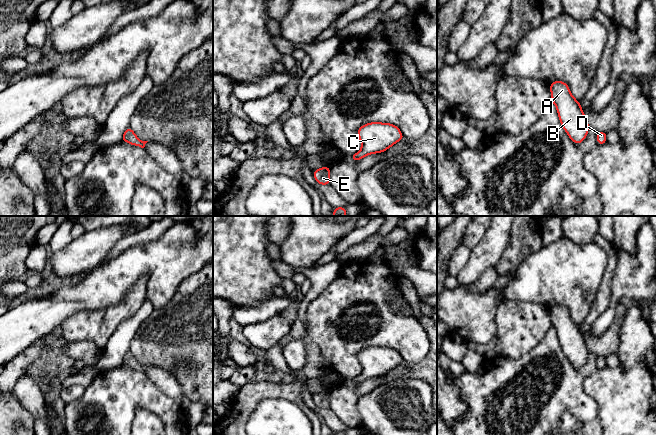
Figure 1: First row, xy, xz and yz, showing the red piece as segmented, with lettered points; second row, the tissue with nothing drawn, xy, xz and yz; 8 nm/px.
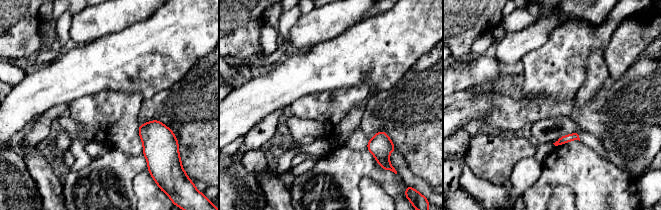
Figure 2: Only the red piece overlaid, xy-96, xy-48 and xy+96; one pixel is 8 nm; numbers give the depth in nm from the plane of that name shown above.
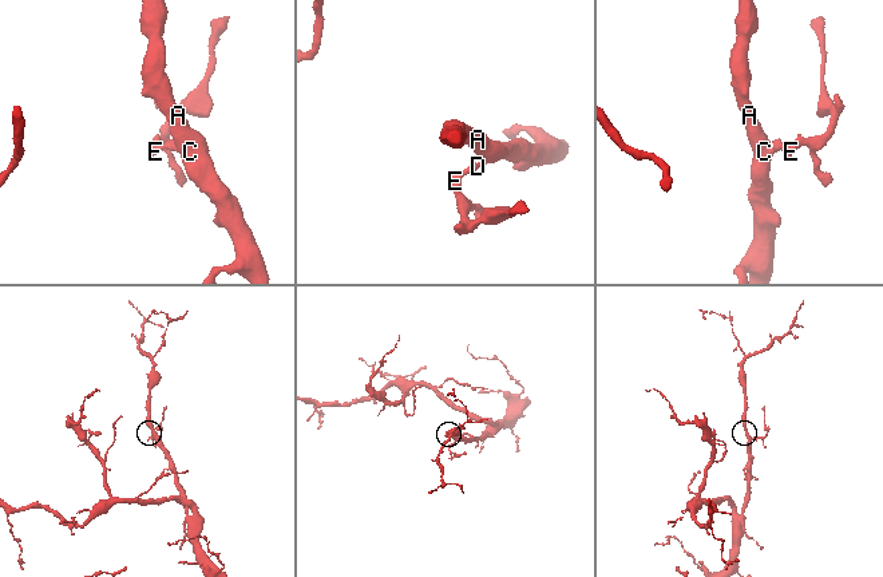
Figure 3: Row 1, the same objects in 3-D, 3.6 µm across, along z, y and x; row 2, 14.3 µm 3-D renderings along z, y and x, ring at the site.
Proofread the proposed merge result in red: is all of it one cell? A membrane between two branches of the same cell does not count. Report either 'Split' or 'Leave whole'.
Leave whole

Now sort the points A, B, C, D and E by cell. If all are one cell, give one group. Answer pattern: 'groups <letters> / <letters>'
groups A B C D E

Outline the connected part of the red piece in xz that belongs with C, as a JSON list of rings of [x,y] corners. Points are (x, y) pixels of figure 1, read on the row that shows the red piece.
[[[372,122],[361,126],[357,131],[361,141],[361,150],[350,159],[359,161],[364,156],[381,153],[392,145],[404,139],[400,129],[390,123]]]

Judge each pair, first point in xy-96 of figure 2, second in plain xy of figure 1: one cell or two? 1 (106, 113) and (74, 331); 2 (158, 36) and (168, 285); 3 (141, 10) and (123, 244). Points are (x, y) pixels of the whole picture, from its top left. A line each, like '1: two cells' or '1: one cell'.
1: one cell
2: one cell
3: two cells

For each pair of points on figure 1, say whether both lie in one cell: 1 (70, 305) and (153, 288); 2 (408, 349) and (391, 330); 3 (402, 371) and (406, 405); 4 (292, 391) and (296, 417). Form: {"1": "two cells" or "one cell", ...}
{"1": "one cell", "2": "one cell", "3": "two cells", "4": "two cells"}

